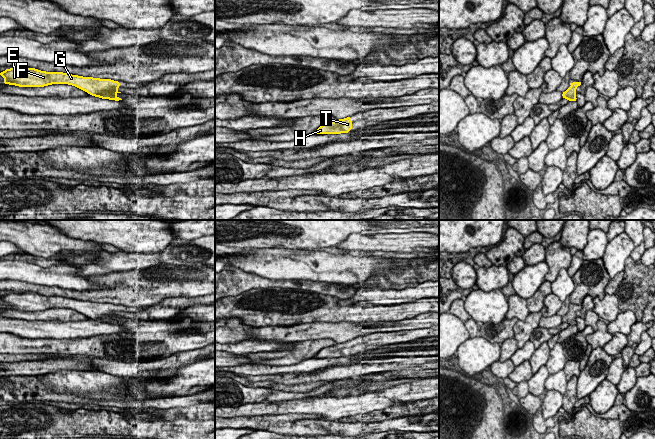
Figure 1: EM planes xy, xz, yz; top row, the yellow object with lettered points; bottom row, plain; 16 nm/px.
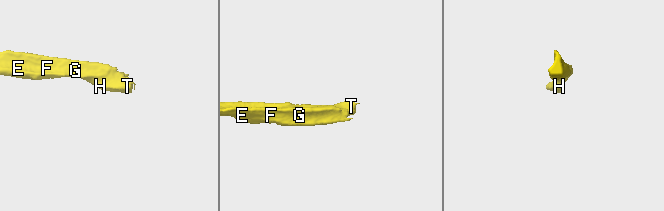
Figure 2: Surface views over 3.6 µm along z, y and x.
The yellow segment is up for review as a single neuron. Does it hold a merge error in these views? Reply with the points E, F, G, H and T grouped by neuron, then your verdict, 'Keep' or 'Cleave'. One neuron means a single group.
Groups: E F G H T. Keep

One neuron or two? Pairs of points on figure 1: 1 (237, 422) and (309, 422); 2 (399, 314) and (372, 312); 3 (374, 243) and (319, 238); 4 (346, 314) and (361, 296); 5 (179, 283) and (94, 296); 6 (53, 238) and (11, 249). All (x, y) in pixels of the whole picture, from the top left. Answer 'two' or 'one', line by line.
1: one
2: one
3: two
4: two
5: one
6: two

